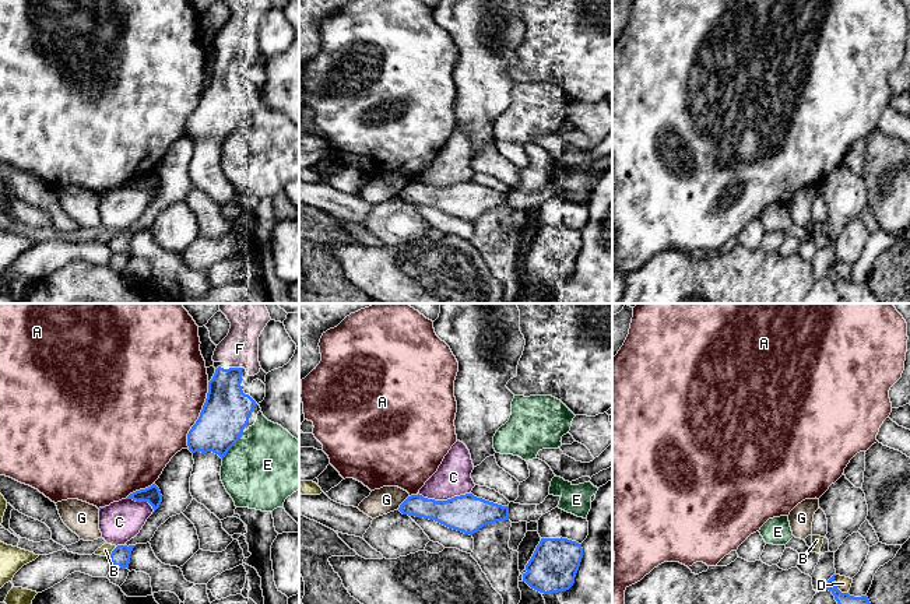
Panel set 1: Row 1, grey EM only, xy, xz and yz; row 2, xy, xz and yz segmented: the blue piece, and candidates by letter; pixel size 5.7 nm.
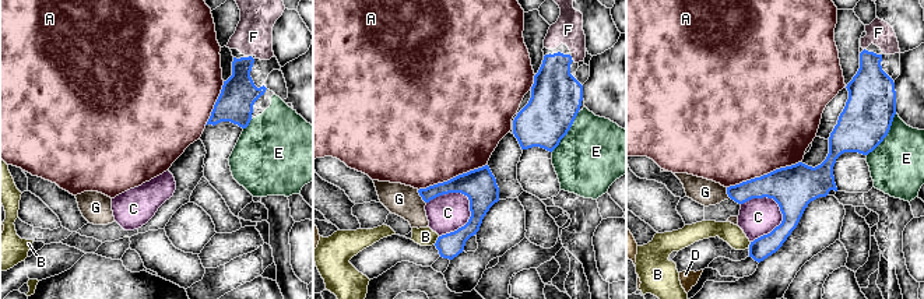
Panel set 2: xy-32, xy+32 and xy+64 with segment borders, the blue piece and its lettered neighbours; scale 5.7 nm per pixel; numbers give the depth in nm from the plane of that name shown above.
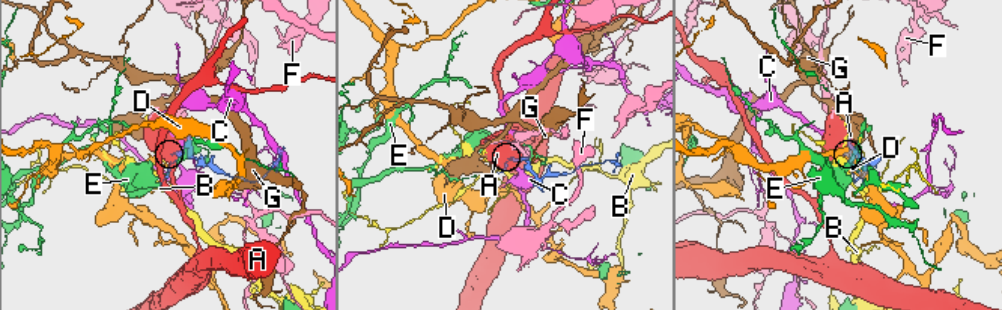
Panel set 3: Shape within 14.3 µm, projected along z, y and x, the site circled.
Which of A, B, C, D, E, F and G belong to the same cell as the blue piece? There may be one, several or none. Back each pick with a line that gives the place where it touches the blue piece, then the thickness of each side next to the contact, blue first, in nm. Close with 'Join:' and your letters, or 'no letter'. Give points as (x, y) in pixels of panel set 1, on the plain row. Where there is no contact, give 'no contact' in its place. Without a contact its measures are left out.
F: xy (235, 55) | 280/220 nm
Join: F

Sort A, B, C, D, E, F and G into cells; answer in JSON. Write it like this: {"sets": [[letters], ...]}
{"sets": [["A"], ["B"], ["C"], ["D"], ["E"], ["F"], ["G"]]}

